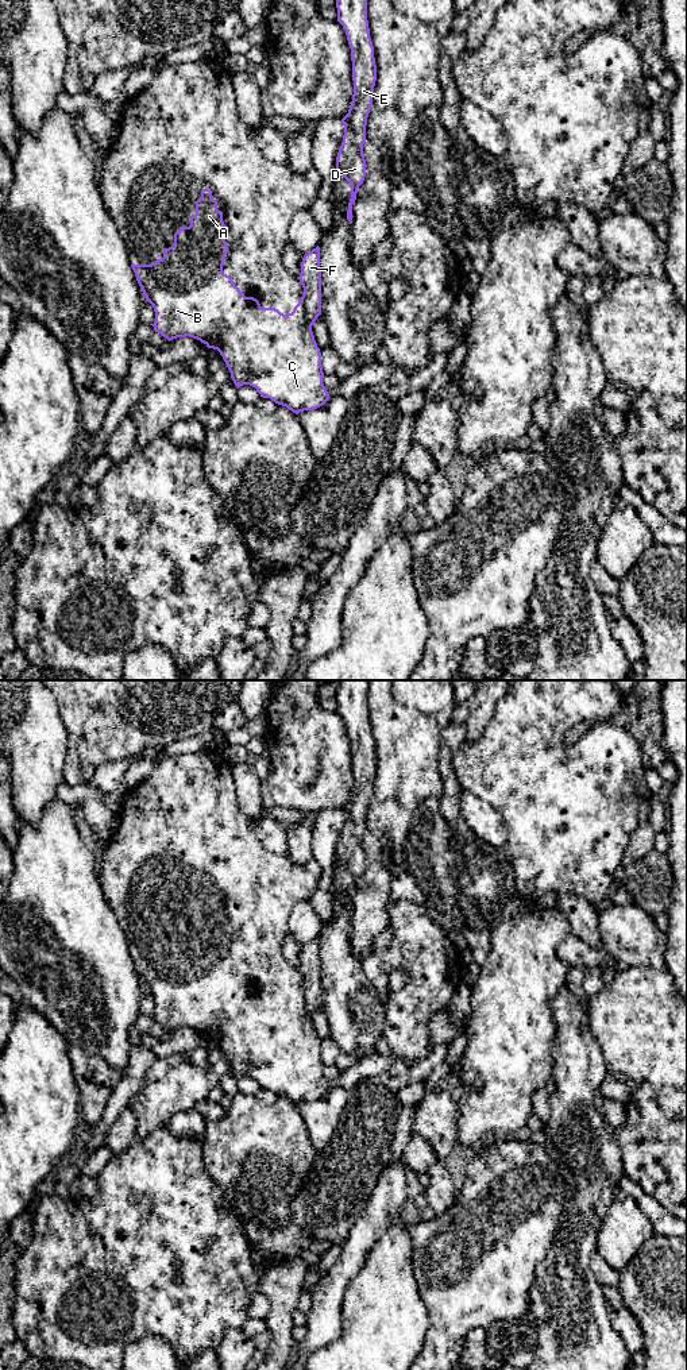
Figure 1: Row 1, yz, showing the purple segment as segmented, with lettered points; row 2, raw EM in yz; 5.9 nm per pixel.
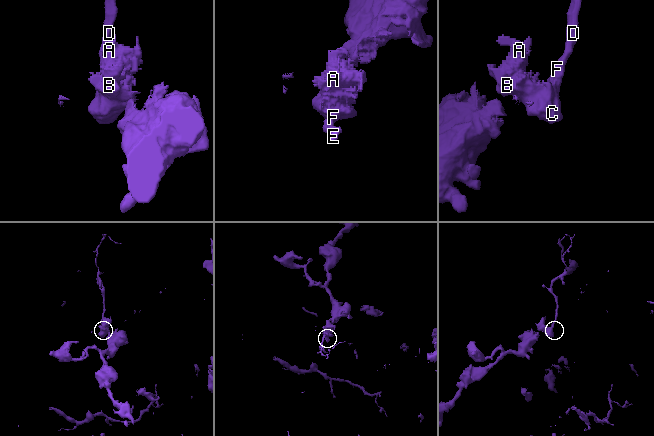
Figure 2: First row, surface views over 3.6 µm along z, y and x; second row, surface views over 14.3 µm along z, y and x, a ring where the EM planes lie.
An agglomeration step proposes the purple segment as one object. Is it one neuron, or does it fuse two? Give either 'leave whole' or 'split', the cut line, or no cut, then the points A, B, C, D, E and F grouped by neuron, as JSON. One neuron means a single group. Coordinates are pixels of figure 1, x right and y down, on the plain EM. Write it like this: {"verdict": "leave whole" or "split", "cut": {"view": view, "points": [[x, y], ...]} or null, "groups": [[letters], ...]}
{"verdict": "split", "cut": {"view": "yz", "points": [[301, 988], [305, 1012], [311, 1018]]}, "groups": [["A", "B", "C"], ["D", "E", "F"]]}

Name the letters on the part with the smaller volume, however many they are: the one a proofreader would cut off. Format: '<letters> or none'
D, E, F

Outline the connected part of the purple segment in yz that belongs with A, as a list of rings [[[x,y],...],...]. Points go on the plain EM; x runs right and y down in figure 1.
[[[202,880],[190,916],[182,916],[174,925],[174,934],[163,941],[163,949],[151,956],[131,956],[146,991],[154,999],[154,1022],[169,1033],[189,1027],[217,1041],[238,1080],[250,1076],[260,1088],[296,1105],[323,1097],[329,1085],[323,1074],[321,1043],[306,1014],[304,989],[292,1004],[283,1006],[275,999],[262,999],[254,988],[246,988],[223,964],[228,943],[227,922],[212,881]]]

